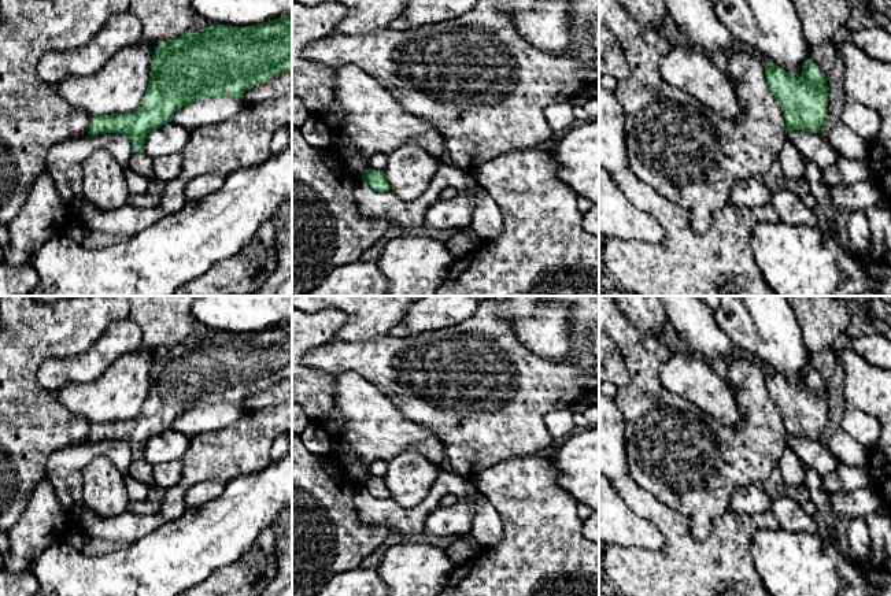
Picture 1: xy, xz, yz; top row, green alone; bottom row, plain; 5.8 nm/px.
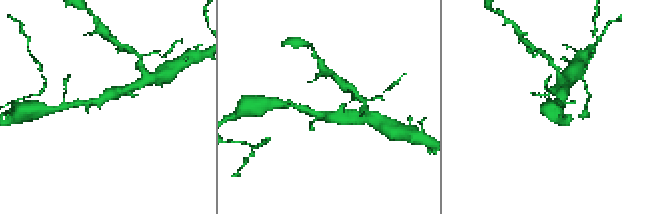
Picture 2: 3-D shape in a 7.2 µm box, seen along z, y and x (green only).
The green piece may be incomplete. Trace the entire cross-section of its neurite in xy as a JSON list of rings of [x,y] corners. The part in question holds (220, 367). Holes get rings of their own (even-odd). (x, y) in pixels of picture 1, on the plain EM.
[[[285,322],[265,330],[247,334],[232,332],[212,332],[195,340],[185,340],[174,347],[160,349],[154,358],[151,367],[149,390],[141,412],[132,419],[90,423],[89,443],[115,440],[122,441],[132,449],[132,466],[129,474],[147,484],[149,489],[158,489],[152,475],[152,466],[144,460],[147,443],[171,427],[177,417],[202,404],[243,404],[244,399],[256,392],[292,378],[292,323]]]

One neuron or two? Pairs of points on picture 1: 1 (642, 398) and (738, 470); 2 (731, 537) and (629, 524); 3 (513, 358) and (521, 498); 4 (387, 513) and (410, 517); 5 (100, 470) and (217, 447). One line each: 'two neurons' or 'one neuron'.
1: one neuron
2: two neurons
3: two neurons
4: one neuron
5: two neurons

